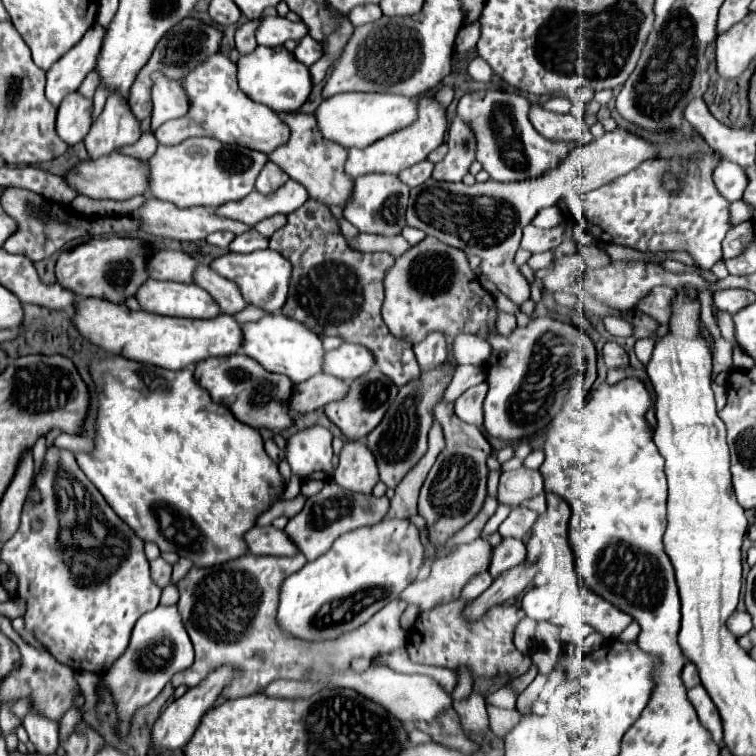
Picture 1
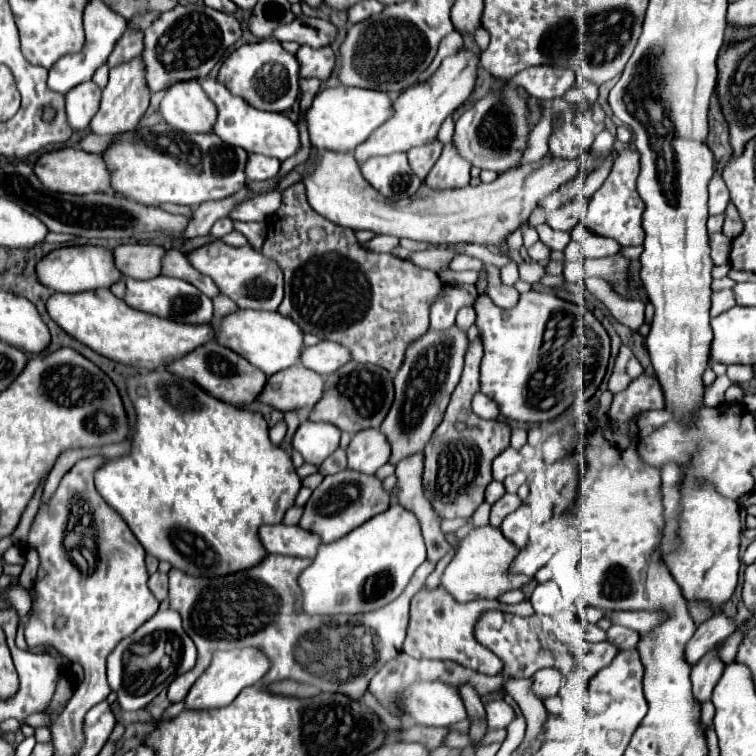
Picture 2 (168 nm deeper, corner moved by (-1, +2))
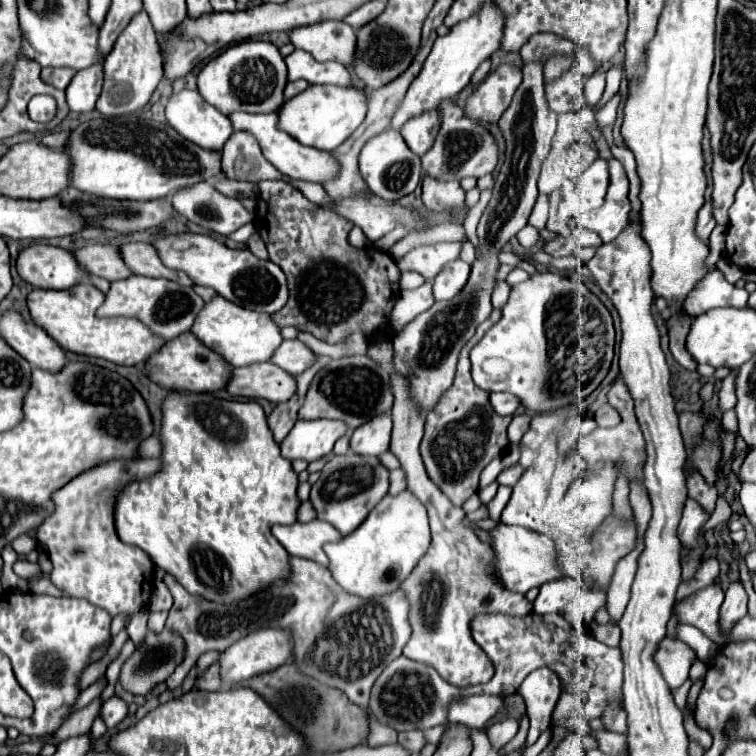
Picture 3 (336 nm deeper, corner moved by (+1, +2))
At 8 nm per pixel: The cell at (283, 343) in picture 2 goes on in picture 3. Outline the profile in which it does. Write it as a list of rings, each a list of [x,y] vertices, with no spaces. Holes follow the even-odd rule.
[[[216,294],[210,302],[206,302],[204,308],[196,314],[196,320],[194,320],[190,332],[204,346],[218,352],[232,368],[248,366],[248,364],[254,364],[254,362],[268,362],[272,352],[282,342],[280,328],[272,322],[272,318],[268,314],[260,314],[260,312],[254,312],[254,310],[240,308],[234,302],[222,298],[220,294]]]

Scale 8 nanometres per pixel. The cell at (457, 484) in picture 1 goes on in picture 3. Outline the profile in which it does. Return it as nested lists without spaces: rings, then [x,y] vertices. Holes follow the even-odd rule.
[[[494,310],[490,314],[490,318],[486,322],[482,322],[472,338],[472,342],[464,344],[464,348],[460,350],[458,356],[458,366],[456,366],[456,376],[452,386],[440,396],[438,404],[428,412],[426,416],[426,430],[424,430],[424,438],[420,442],[420,454],[426,466],[426,472],[430,476],[430,480],[442,488],[442,492],[452,500],[452,504],[462,506],[464,500],[468,500],[476,490],[478,490],[478,478],[480,472],[486,468],[486,464],[490,464],[490,460],[494,460],[496,456],[500,456],[506,448],[508,448],[508,438],[506,438],[506,428],[510,424],[510,416],[498,416],[492,406],[490,406],[490,394],[484,392],[482,388],[478,388],[470,376],[470,360],[468,360],[468,352],[470,348],[486,334],[488,328],[492,328],[496,322],[500,320],[500,310]],[[474,418],[484,420],[484,428],[472,428],[470,422],[474,422]]]

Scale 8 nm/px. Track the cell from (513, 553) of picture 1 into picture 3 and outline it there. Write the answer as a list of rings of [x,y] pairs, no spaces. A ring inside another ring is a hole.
[[[526,468],[518,478],[518,482],[514,484],[512,498],[502,512],[502,522],[544,532],[546,526],[542,520],[542,508],[546,496],[548,496],[548,486],[544,478],[534,468]]]

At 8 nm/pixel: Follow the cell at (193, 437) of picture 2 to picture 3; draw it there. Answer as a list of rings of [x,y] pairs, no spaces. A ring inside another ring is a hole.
[[[172,392],[162,404],[162,412],[164,412],[164,422],[162,422],[162,430],[160,430],[160,440],[162,440],[162,456],[160,458],[164,462],[164,468],[158,474],[154,474],[150,480],[132,482],[116,498],[116,530],[118,530],[120,540],[142,548],[154,560],[154,564],[158,568],[172,574],[188,592],[202,596],[202,598],[216,602],[216,604],[244,602],[250,596],[254,596],[256,592],[260,592],[276,582],[286,582],[290,578],[290,554],[280,546],[280,542],[276,542],[270,528],[274,524],[294,524],[296,522],[296,514],[298,514],[298,506],[300,506],[300,500],[296,496],[298,474],[294,472],[292,464],[286,458],[282,458],[280,446],[274,442],[272,432],[266,424],[266,414],[264,414],[262,406],[255,400],[239,402],[220,400],[210,394]]]

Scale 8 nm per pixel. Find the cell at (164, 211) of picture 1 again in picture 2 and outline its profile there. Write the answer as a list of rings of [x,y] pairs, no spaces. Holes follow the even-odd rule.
[[[234,222],[234,230],[242,232],[254,248],[262,248],[266,238],[266,222]]]

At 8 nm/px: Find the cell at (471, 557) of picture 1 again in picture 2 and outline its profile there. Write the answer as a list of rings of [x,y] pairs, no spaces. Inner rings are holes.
[[[472,528],[470,534],[460,542],[460,548],[452,562],[446,566],[440,578],[440,588],[444,588],[458,602],[470,602],[476,598],[498,598],[506,590],[522,588],[532,578],[506,576],[506,564],[510,564],[516,554],[518,550],[514,548],[514,544],[510,544],[498,528]]]

